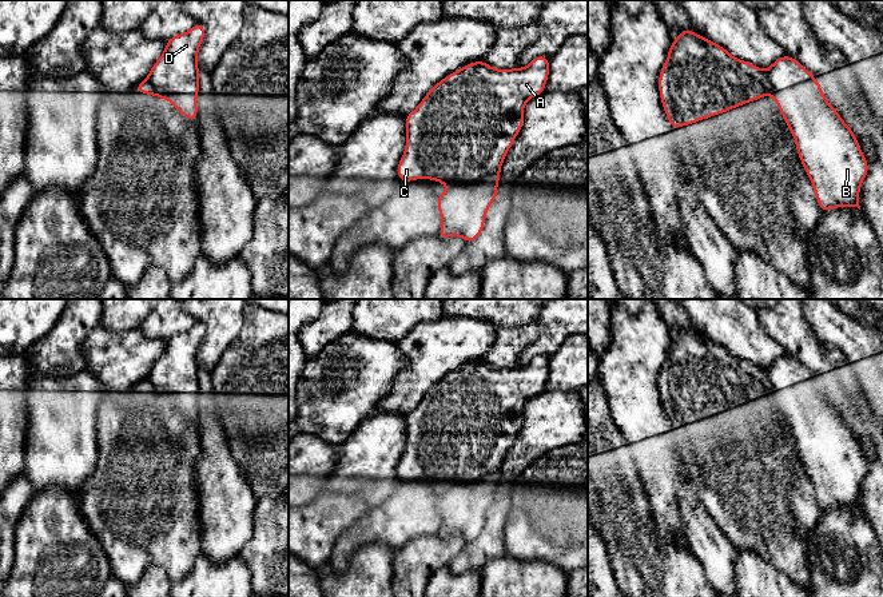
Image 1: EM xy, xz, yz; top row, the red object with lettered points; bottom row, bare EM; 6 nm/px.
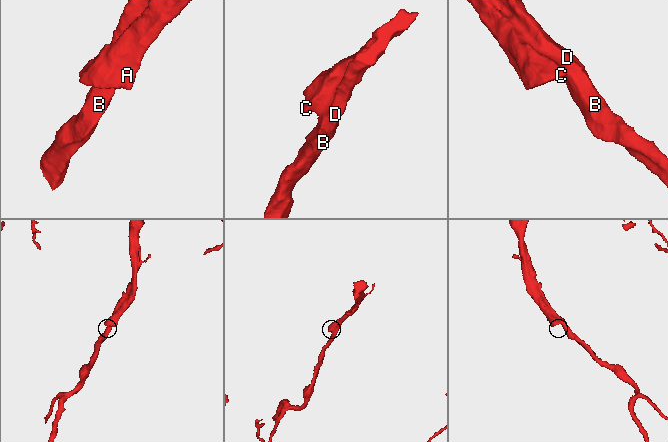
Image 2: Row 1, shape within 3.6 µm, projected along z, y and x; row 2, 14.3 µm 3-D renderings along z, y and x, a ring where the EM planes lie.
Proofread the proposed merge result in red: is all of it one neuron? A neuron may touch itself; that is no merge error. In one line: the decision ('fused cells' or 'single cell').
fused cells

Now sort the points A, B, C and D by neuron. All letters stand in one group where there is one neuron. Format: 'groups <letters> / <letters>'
groups A C / B D

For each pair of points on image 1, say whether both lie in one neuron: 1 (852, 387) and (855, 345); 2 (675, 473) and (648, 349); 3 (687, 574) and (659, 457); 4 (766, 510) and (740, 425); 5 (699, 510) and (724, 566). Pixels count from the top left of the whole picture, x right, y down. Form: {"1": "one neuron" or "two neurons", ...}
{"1": "two neurons", "2": "one neuron", "3": "two neurons", "4": "one neuron", "5": "one neuron"}

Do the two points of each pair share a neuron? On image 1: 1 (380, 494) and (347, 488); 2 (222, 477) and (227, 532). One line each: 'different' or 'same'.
1: same
2: same

